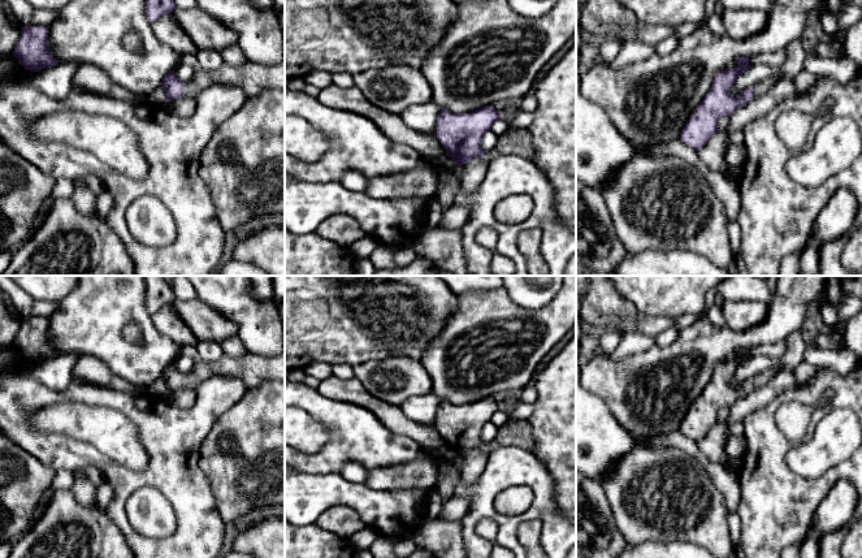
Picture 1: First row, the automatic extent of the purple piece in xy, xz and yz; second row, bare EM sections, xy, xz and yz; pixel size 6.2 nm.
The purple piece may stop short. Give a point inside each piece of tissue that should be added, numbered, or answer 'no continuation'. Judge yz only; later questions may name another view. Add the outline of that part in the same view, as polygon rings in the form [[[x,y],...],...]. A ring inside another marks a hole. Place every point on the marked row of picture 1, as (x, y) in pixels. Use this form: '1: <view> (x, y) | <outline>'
1: yz (763, 86) | [[[780,74],[780,75],[775,75],[775,77],[763,79],[761,82],[757,82],[754,85],[753,98],[758,98],[758,96],[763,95],[764,92],[767,92],[776,82],[781,81],[783,77],[784,77],[784,74]]]

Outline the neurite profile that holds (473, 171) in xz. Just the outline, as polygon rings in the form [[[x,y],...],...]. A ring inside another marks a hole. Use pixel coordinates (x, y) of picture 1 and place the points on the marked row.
[[[475,157],[459,168],[462,169],[460,186],[464,191],[472,193],[481,185],[488,170],[488,163]]]

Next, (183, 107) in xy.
[[[185,95],[168,103],[170,112],[182,118],[192,116],[196,107],[196,100]]]

